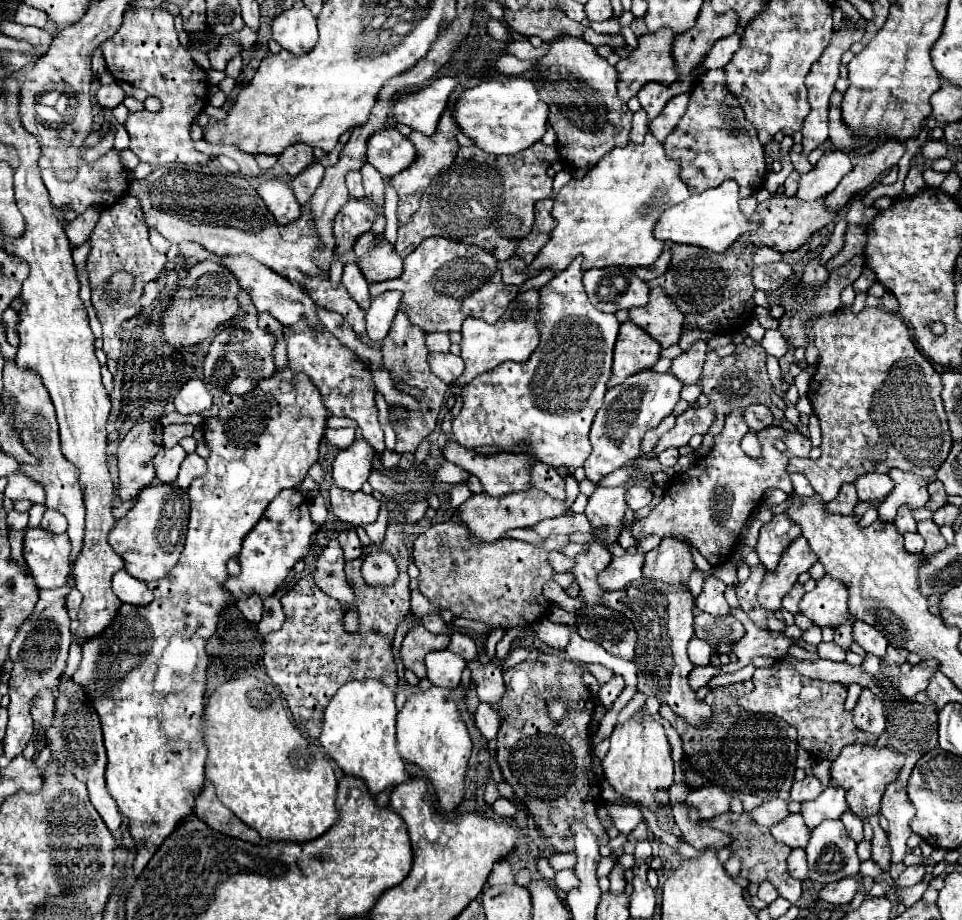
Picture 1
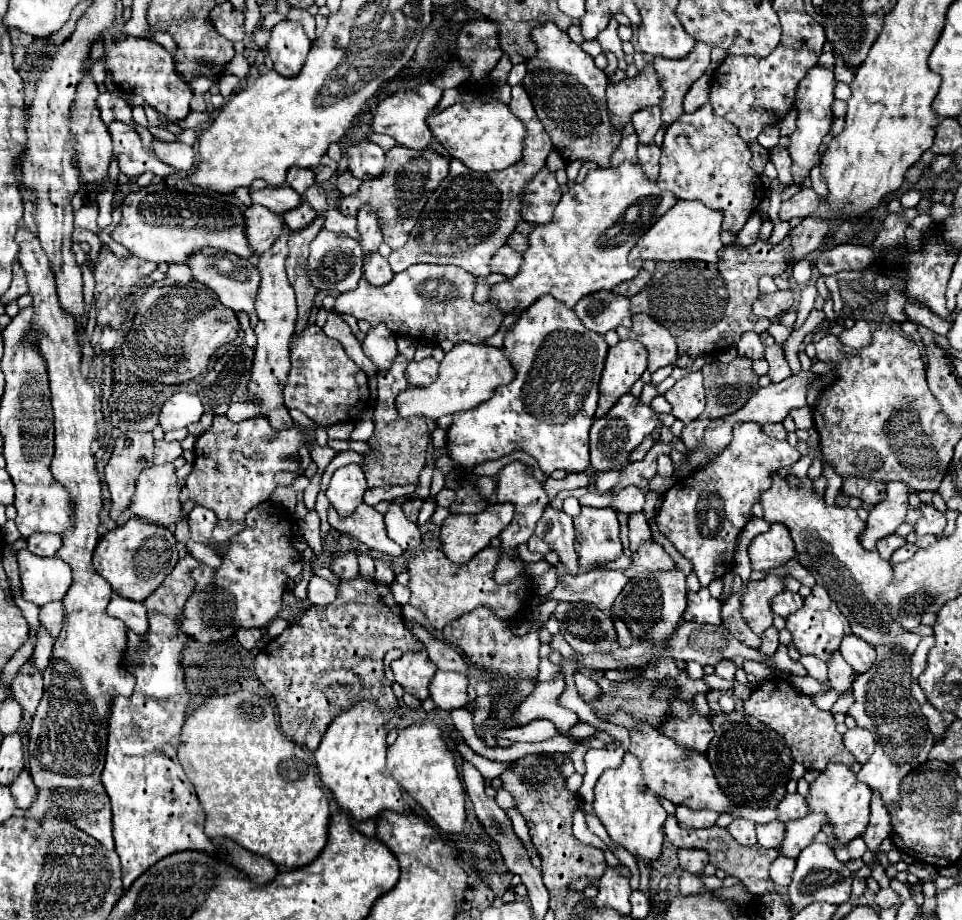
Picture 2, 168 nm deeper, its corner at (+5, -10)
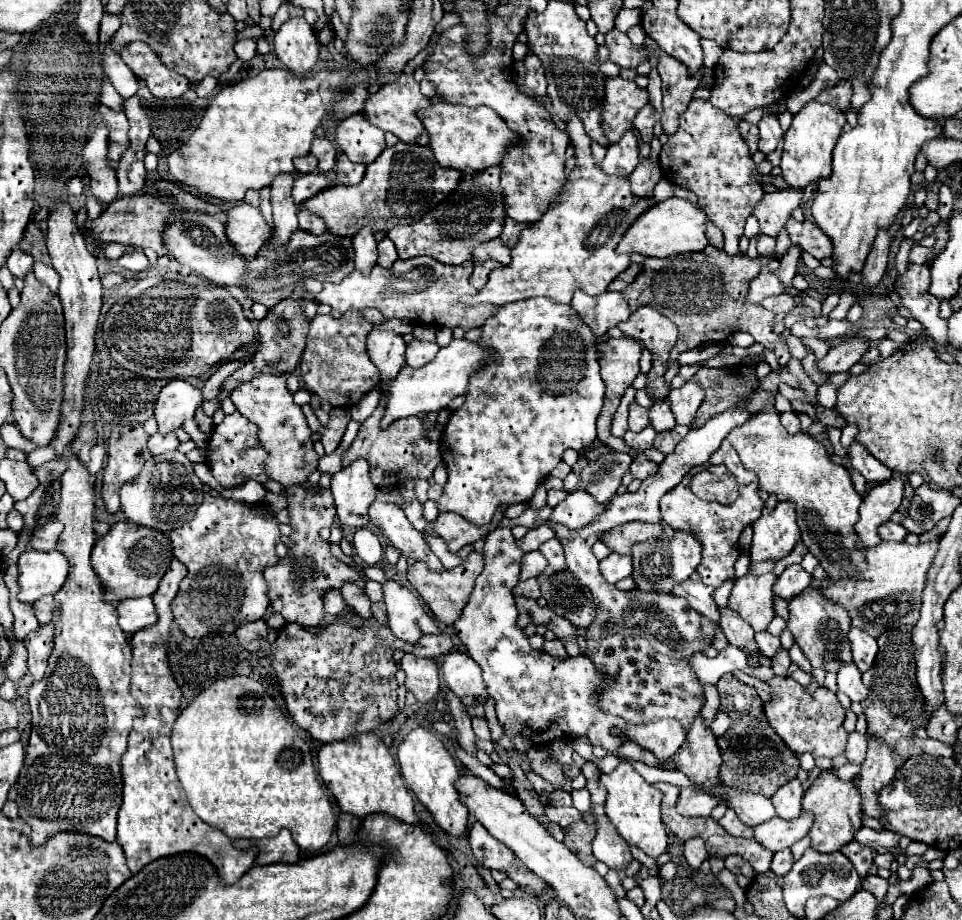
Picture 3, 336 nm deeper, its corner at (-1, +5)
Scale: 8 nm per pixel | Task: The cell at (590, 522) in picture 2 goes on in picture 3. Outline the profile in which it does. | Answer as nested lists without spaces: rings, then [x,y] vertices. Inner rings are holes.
[[[577,490],[567,494],[567,498],[553,508],[549,520],[551,522],[559,522],[563,526],[571,526],[571,528],[583,528],[587,524],[591,524],[591,520],[595,520],[595,516],[599,516],[599,512],[603,512],[603,504],[595,504],[595,500],[591,500],[591,496],[587,496],[587,492]]]

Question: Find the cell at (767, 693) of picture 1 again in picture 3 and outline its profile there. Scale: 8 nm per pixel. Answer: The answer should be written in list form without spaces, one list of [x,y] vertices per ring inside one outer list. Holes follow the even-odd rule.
[[[781,676],[769,680],[769,686],[775,690],[775,694],[771,702],[765,704],[765,716],[769,720],[769,726],[787,744],[787,748],[791,748],[795,754],[809,752],[815,758],[835,758],[837,754],[843,754],[843,748],[847,744],[847,732],[843,730],[845,710],[831,690],[819,688],[815,696],[807,696],[801,684]]]

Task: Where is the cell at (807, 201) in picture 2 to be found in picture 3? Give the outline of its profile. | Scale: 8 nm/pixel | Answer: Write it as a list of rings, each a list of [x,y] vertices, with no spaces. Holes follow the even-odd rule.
[[[793,188],[765,194],[753,206],[753,212],[751,212],[757,218],[761,232],[775,238],[783,230],[783,224],[785,224],[787,216],[791,214],[791,210],[801,206],[801,196],[803,196],[803,192],[793,190]]]

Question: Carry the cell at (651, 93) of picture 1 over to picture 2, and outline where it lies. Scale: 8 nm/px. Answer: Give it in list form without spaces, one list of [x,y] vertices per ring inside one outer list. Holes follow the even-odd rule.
[[[645,107],[633,113],[633,127],[639,135],[641,143],[651,143],[657,129],[661,127],[661,109],[659,107]]]

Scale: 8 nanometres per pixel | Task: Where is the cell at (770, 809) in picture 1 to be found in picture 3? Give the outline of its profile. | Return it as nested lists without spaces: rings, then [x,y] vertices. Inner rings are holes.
[[[731,810],[725,812],[725,816],[719,820],[719,824],[725,828],[725,832],[729,836],[735,836],[735,838],[749,838],[751,836],[751,828],[743,826],[743,822]]]

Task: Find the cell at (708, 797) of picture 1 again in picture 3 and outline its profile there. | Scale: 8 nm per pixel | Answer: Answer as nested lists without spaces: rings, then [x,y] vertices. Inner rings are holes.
[[[681,788],[675,808],[681,816],[695,818],[695,816],[709,816],[717,804],[719,800],[707,792],[699,792],[695,788]]]

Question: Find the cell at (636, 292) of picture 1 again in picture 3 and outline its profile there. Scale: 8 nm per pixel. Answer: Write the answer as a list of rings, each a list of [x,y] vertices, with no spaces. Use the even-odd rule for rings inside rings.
[[[577,290],[571,300],[571,308],[597,338],[603,338],[609,328],[631,316],[631,310],[623,300],[621,292],[603,292],[599,296],[587,296],[583,290]]]

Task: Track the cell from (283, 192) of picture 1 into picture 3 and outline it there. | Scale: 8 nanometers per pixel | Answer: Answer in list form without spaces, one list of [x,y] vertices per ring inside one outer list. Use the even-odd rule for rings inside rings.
[[[239,202],[237,206],[229,208],[225,216],[227,240],[233,244],[235,252],[239,252],[239,256],[253,258],[271,236],[271,228],[265,224],[261,212],[245,202]]]

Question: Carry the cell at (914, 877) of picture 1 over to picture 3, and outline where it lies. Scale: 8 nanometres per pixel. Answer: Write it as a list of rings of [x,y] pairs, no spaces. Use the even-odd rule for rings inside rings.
[[[869,874],[869,876],[865,876],[865,880],[861,882],[861,888],[867,890],[867,892],[871,892],[871,894],[877,898],[877,902],[881,902],[881,900],[885,898],[887,886],[889,886],[887,880],[883,880],[883,878],[877,876],[877,874]]]

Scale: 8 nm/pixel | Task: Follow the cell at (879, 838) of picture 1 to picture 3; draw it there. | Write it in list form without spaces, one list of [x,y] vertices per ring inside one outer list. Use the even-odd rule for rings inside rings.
[[[867,736],[867,758],[861,764],[861,780],[857,782],[861,794],[861,806],[867,816],[879,818],[883,808],[879,808],[877,796],[883,786],[887,786],[897,770],[897,762],[891,754],[891,748],[877,740],[875,736]]]

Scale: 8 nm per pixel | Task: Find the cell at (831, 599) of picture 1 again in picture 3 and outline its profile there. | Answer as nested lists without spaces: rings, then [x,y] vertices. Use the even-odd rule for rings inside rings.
[[[803,592],[789,602],[789,614],[791,616],[787,620],[787,628],[813,668],[823,668],[825,672],[837,674],[843,664],[853,662],[851,646],[847,640],[851,618],[847,616],[847,612],[843,612],[843,608],[831,604],[829,600],[823,600],[821,592]]]

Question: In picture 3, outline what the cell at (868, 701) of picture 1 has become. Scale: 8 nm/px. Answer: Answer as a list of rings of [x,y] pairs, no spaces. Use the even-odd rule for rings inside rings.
[[[851,732],[847,746],[845,746],[845,758],[853,764],[861,764],[865,760],[865,750],[867,750],[867,738],[859,732]]]

